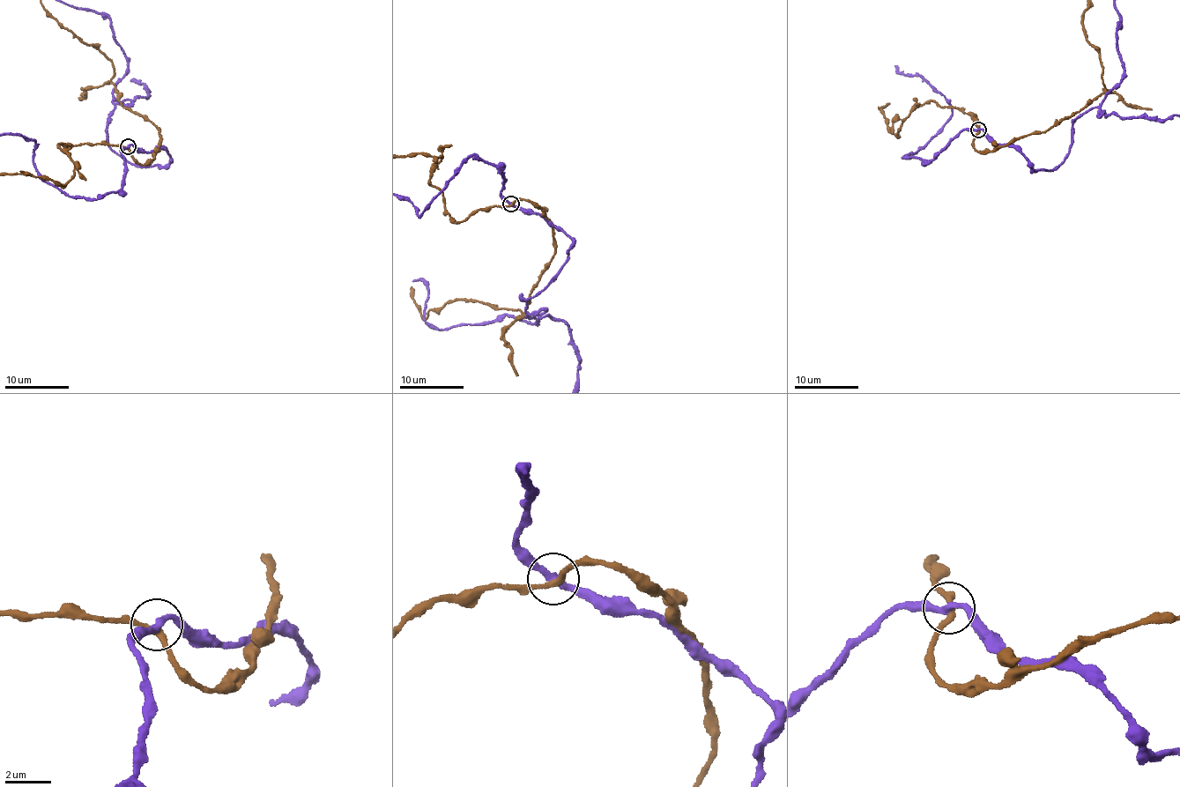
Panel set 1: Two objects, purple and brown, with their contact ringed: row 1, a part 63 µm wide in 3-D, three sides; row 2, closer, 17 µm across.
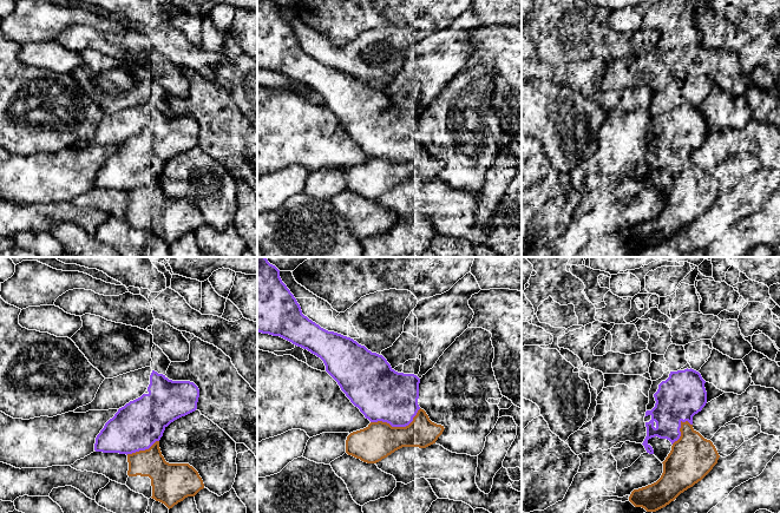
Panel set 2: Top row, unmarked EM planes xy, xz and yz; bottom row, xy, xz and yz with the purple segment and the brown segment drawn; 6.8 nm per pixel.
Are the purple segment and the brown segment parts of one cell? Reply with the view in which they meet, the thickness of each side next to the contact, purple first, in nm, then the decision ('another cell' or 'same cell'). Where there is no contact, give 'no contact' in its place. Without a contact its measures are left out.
xz | 360/240 nm | another cell

